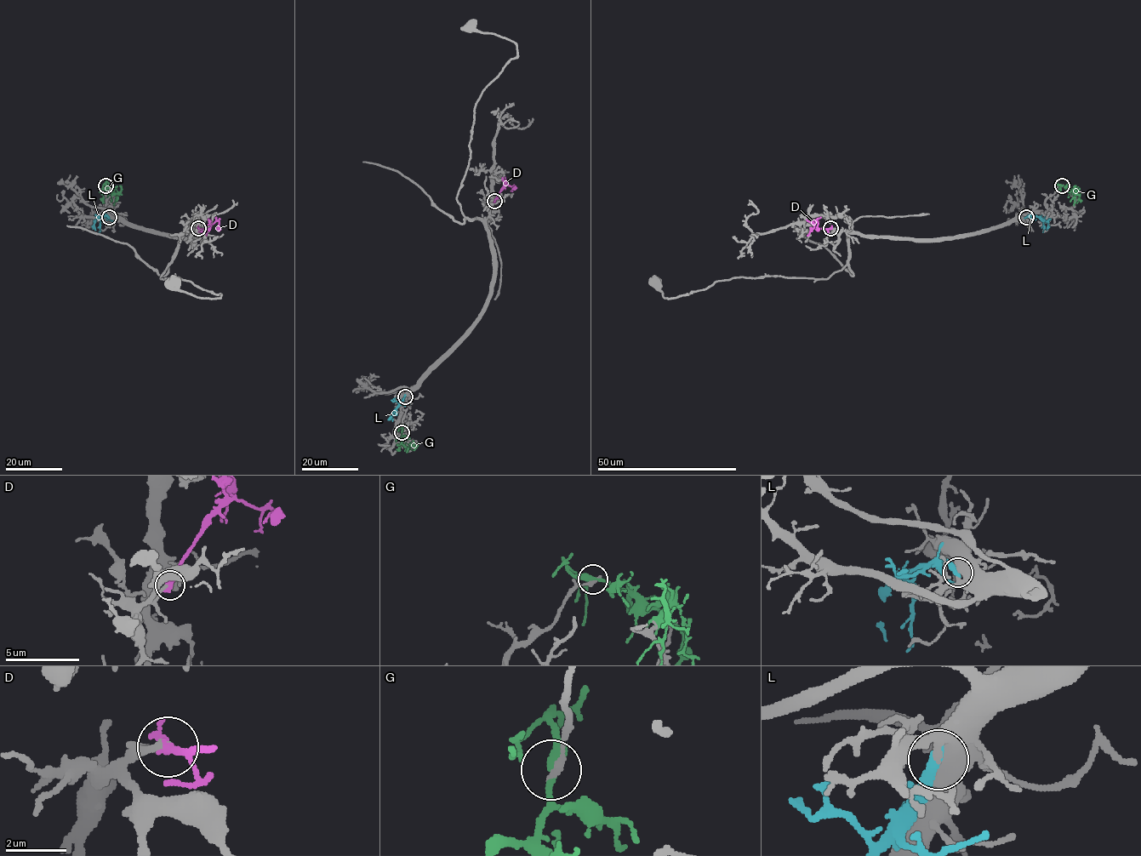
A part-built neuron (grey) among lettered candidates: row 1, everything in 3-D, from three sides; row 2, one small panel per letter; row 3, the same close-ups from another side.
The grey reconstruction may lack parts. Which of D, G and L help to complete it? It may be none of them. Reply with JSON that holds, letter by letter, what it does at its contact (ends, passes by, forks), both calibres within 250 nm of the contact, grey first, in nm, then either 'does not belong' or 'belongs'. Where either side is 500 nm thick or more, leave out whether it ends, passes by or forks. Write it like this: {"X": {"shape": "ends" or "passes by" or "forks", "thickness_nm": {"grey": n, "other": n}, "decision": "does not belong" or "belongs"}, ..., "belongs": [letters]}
{"D": {"shape": "ends", "thickness_nm": {"grey": 280, "other": 360}, "decision": "does not belong"}, "G": {"shape": "passes by", "thickness_nm": {"grey": 240, "other": 320}, "decision": "does not belong"}, "L": {"shape": "ends", "thickness_nm": {"grey": 240, "other": 440}, "decision": "belongs"}, "belongs": ["L"]}

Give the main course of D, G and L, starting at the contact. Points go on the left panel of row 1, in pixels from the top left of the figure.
D: (199, 228), (208, 229), (218, 220), (218, 231)
G: (105, 185), (105, 189), (111, 190), (116, 197), (115, 206)
L: (109, 217), (99, 218), (94, 223), (94, 230)

